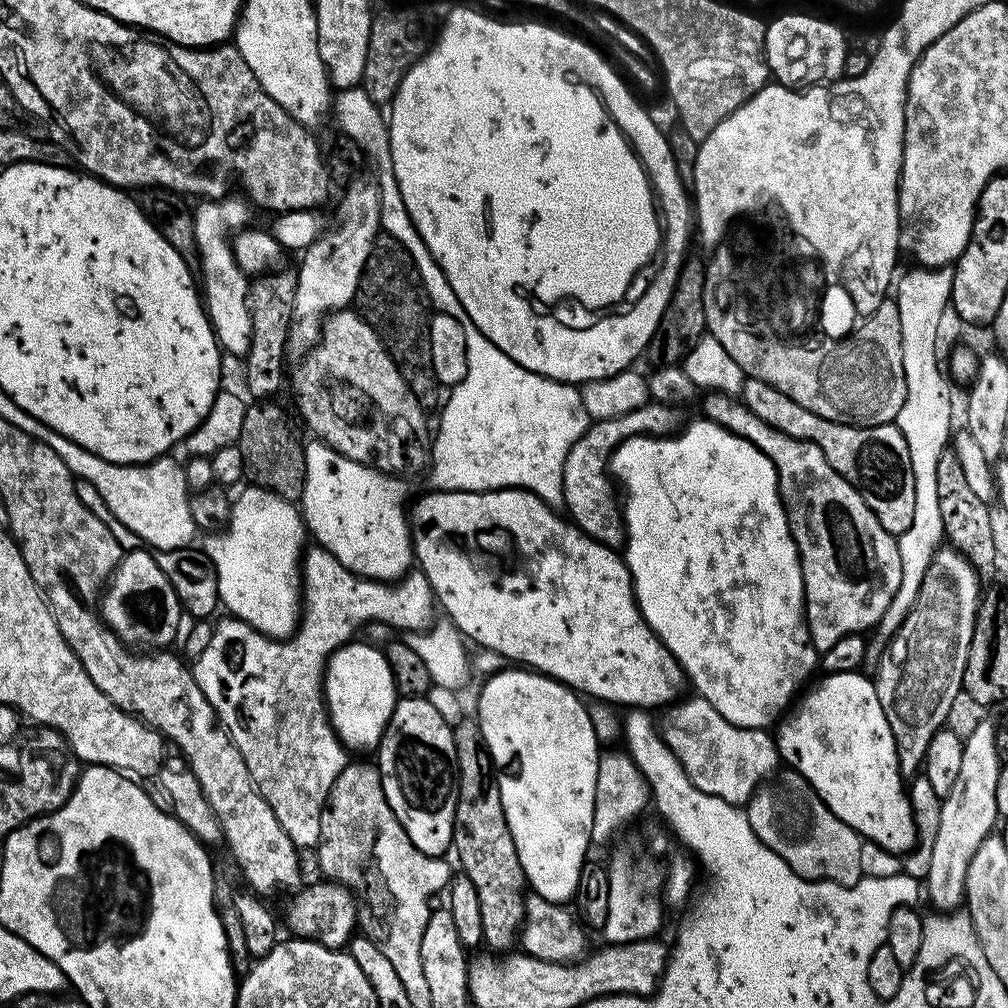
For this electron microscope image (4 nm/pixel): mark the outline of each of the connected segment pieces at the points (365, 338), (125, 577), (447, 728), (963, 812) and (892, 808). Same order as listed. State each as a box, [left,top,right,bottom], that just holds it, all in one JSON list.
[[292,310,430,478],[103,547,182,650],[378,696,458,857],[926,720,1002,910],[777,670,918,854]]

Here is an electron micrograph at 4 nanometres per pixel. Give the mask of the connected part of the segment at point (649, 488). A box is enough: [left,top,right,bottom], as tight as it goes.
[607,418,818,729]

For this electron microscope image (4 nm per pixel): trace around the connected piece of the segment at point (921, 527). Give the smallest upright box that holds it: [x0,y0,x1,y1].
[894,265,955,590]

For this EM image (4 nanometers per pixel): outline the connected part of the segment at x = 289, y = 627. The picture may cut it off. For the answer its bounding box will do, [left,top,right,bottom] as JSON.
[204,484,306,639]

